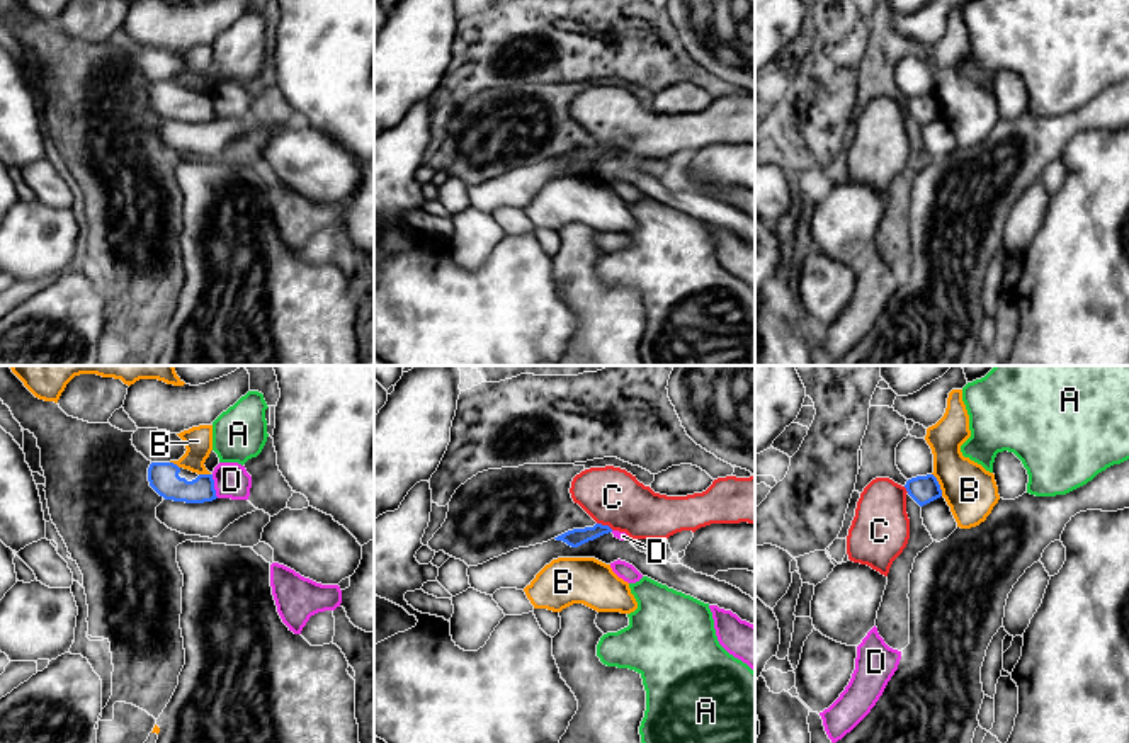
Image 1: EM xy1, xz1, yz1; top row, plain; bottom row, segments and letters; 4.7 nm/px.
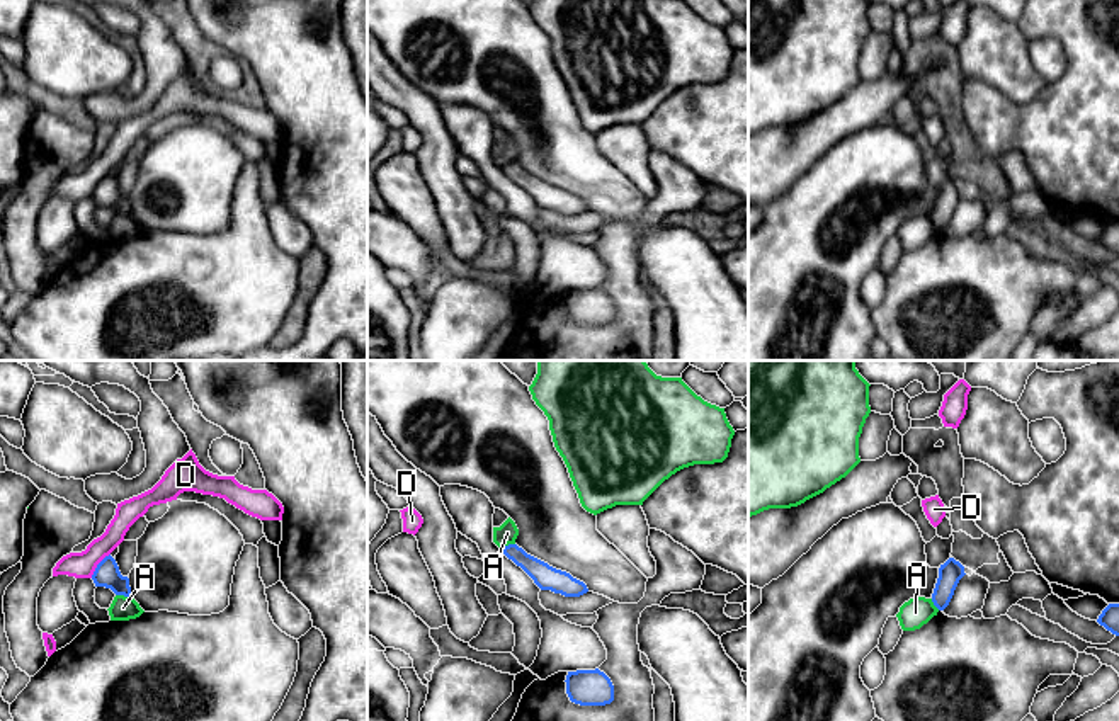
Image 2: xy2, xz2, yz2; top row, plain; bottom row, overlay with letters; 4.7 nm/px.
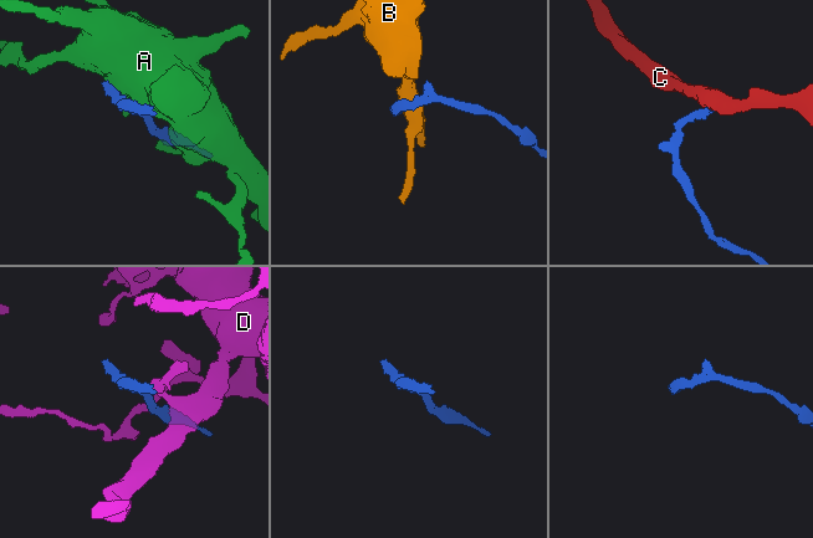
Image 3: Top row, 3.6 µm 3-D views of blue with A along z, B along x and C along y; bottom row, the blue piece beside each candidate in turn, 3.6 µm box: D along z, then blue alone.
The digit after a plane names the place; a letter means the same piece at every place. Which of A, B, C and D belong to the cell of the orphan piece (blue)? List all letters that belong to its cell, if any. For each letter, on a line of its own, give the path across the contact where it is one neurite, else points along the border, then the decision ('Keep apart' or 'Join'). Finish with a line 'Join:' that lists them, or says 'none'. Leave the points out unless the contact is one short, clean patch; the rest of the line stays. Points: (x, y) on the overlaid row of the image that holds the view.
A: Boundary: xy2 (116, 594), (131, 599). Keep apart
B: Boundary: yz1 (932, 473), (942, 495). Keep apart
C: Path across: xz1 (575, 538), (606, 526), (612, 510), (612, 497). Join
D: Keep apart
Join: C

